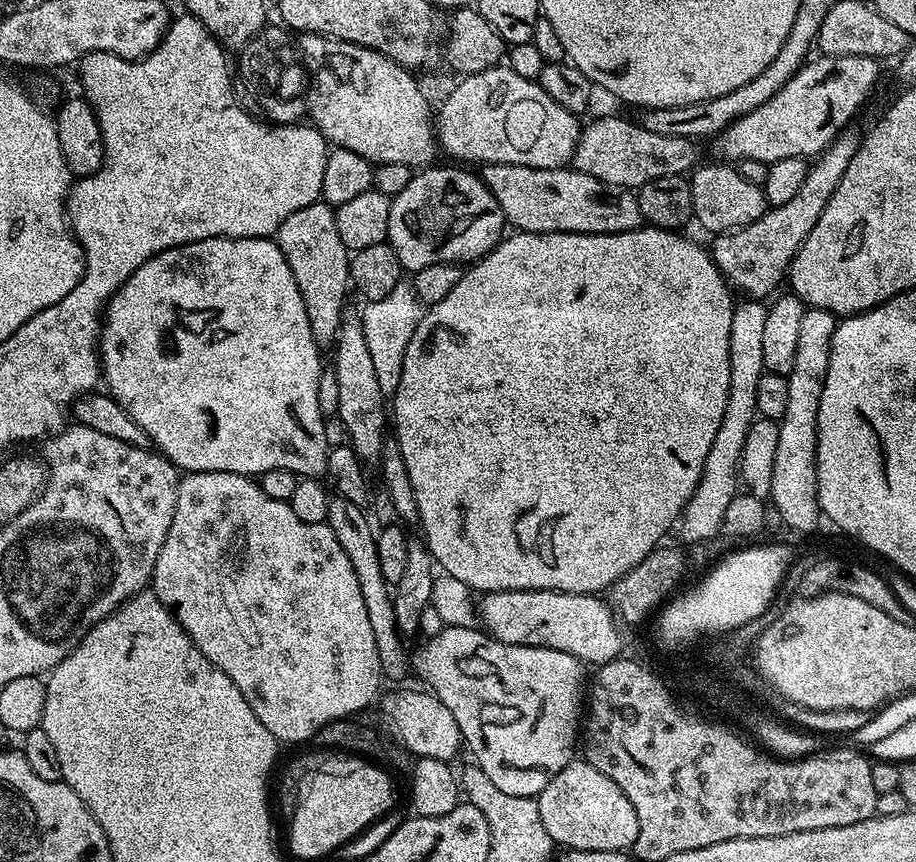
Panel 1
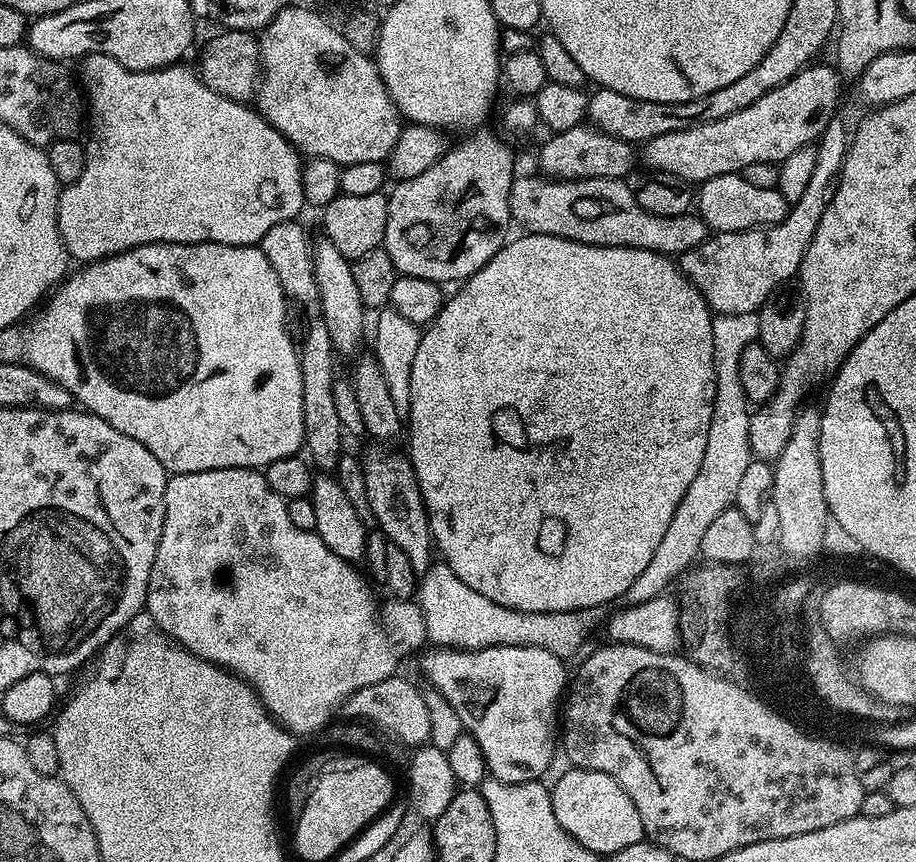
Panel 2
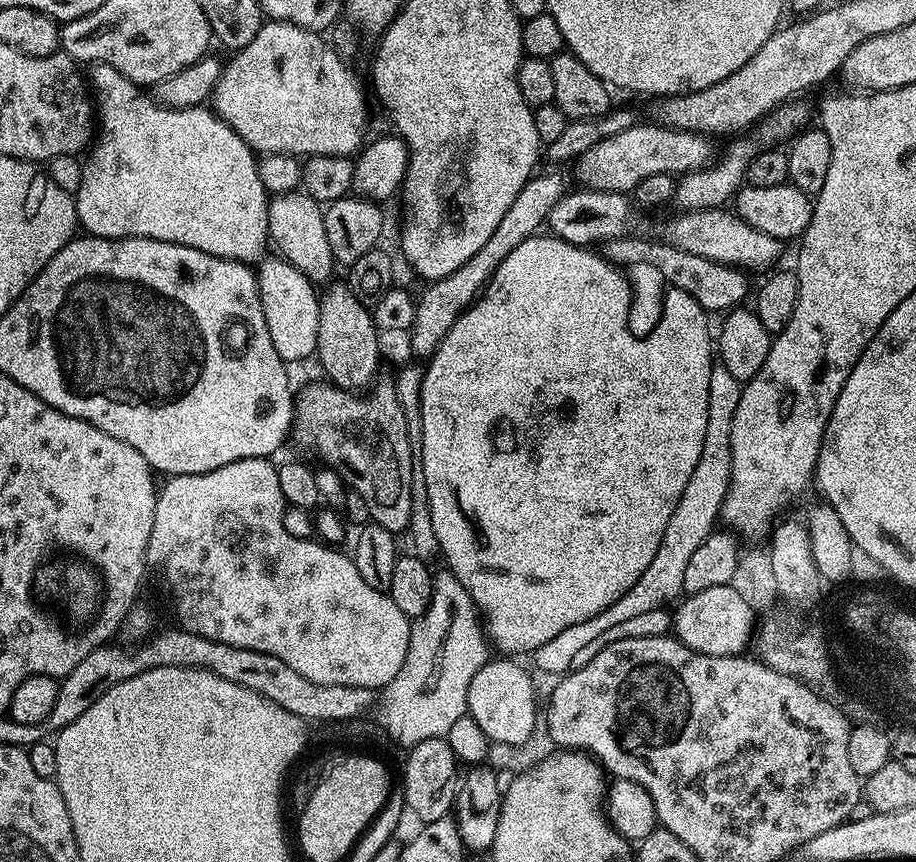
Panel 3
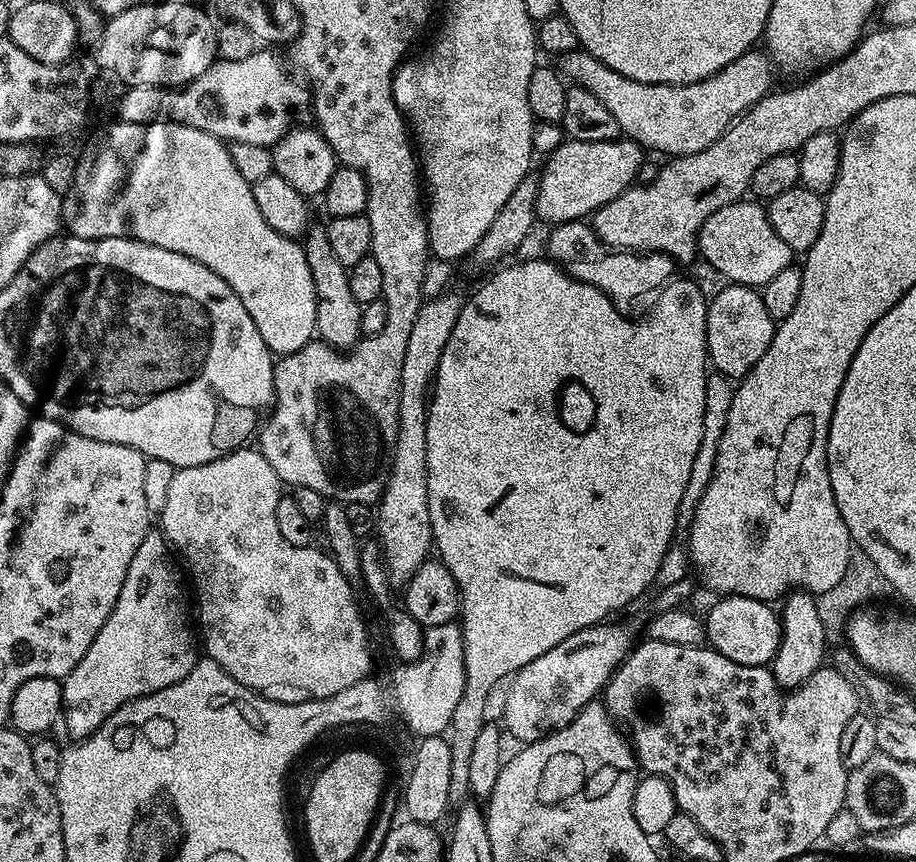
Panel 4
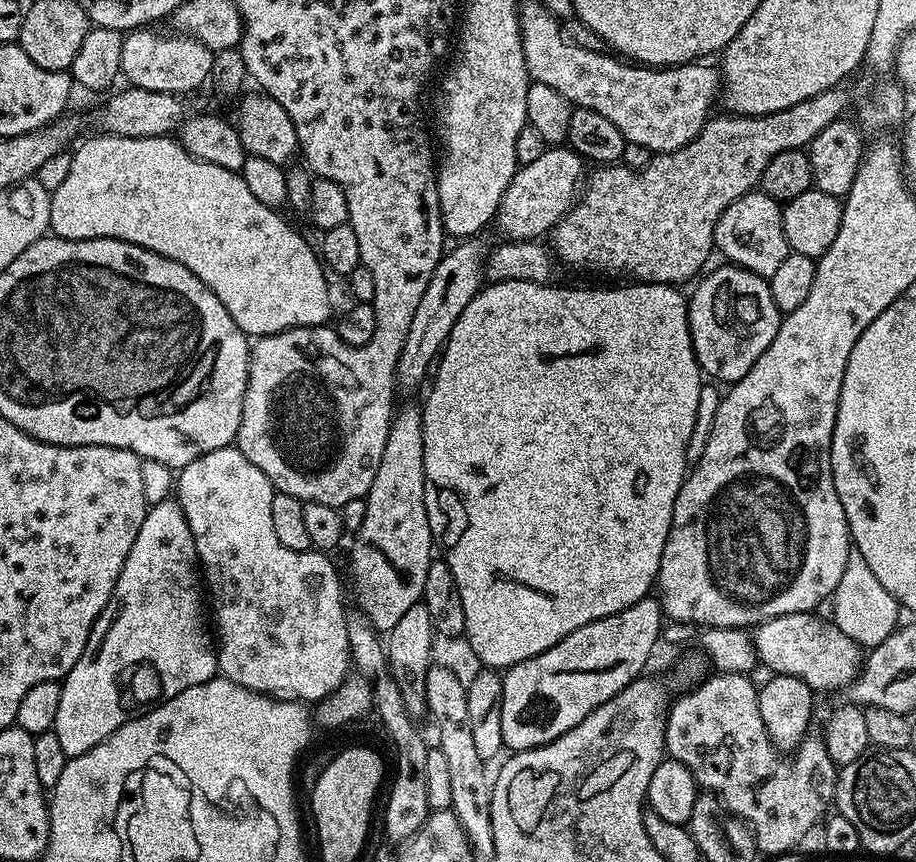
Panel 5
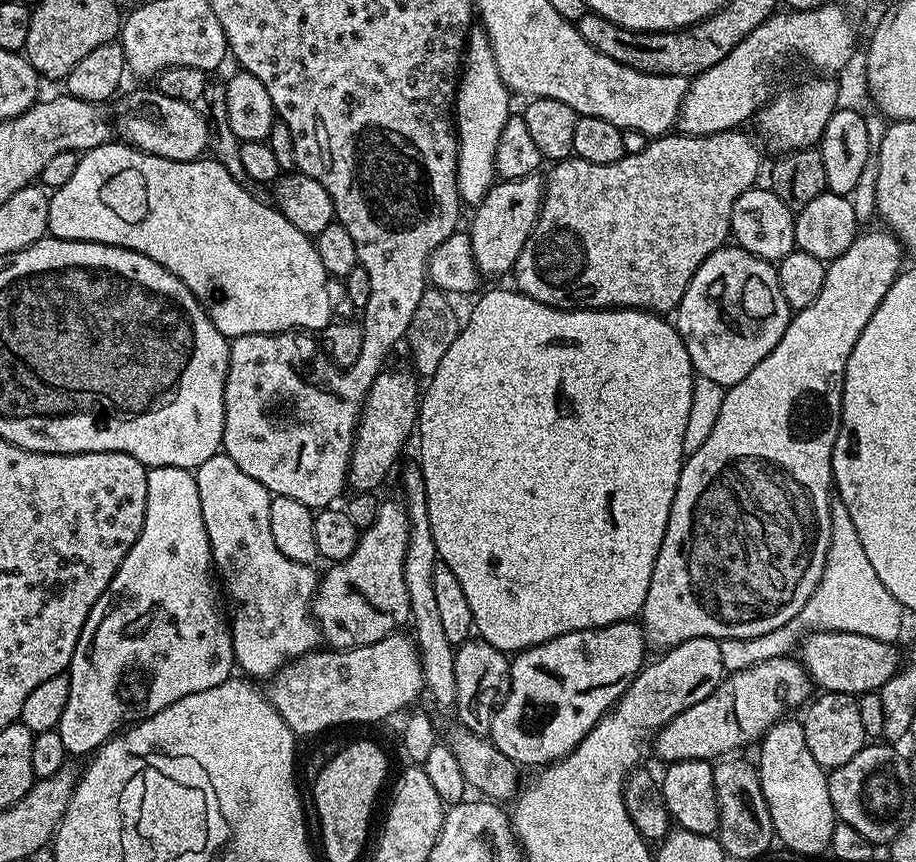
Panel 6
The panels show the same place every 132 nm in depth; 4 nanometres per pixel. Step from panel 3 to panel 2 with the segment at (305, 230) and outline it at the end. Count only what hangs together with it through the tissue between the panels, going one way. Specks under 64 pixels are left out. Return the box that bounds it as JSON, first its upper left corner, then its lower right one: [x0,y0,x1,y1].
[312,238,366,358]

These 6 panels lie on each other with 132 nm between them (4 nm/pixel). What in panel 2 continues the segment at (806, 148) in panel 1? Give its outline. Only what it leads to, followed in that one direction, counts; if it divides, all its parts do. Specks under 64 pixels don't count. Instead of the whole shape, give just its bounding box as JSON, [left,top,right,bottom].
[638,63,841,186]

